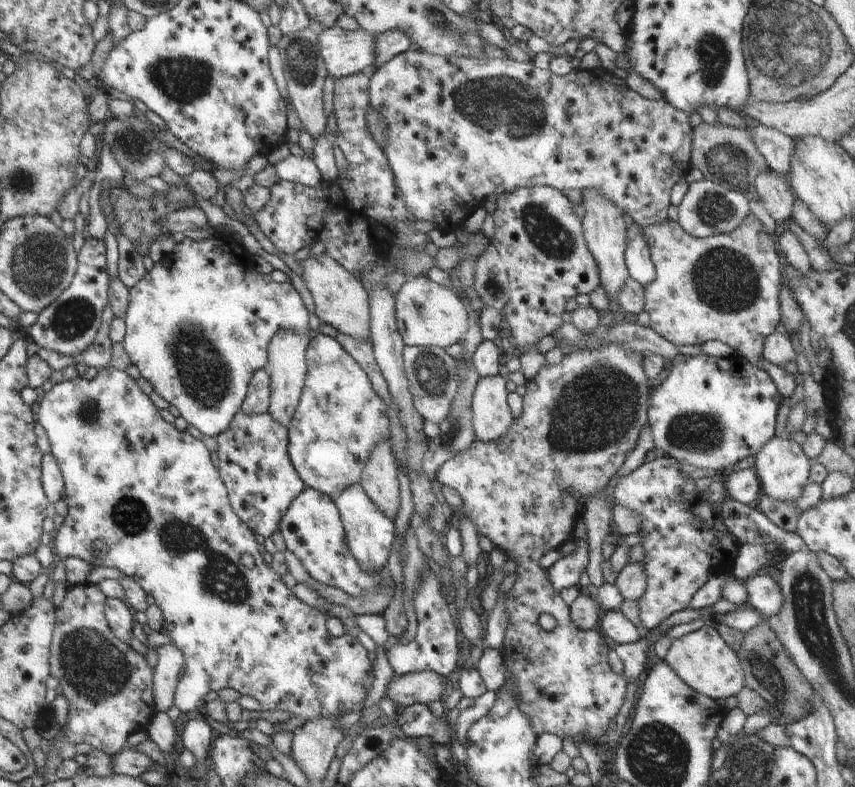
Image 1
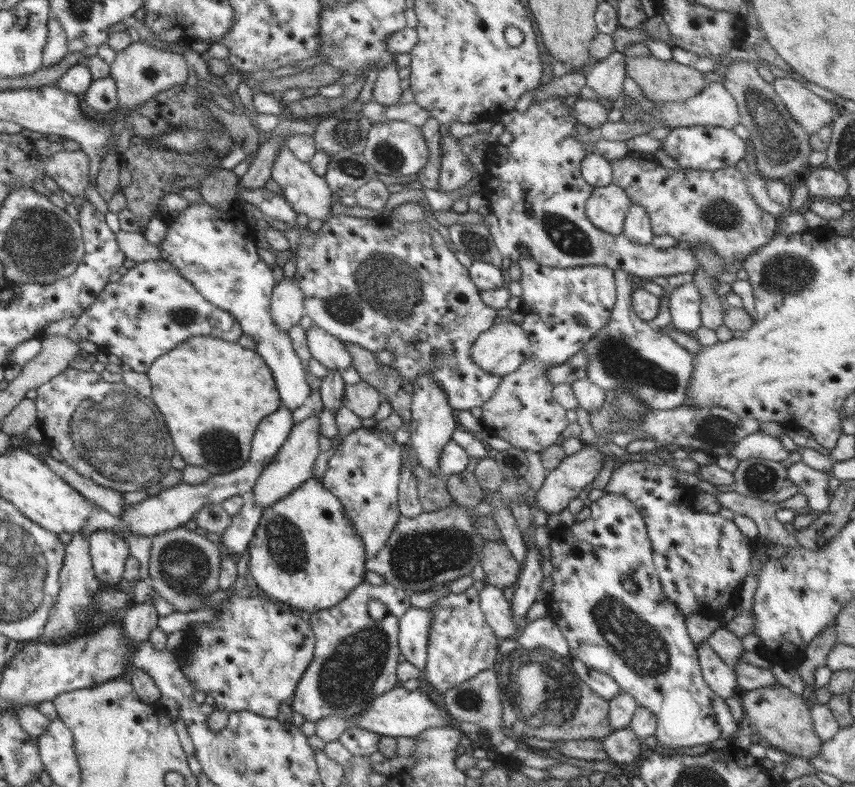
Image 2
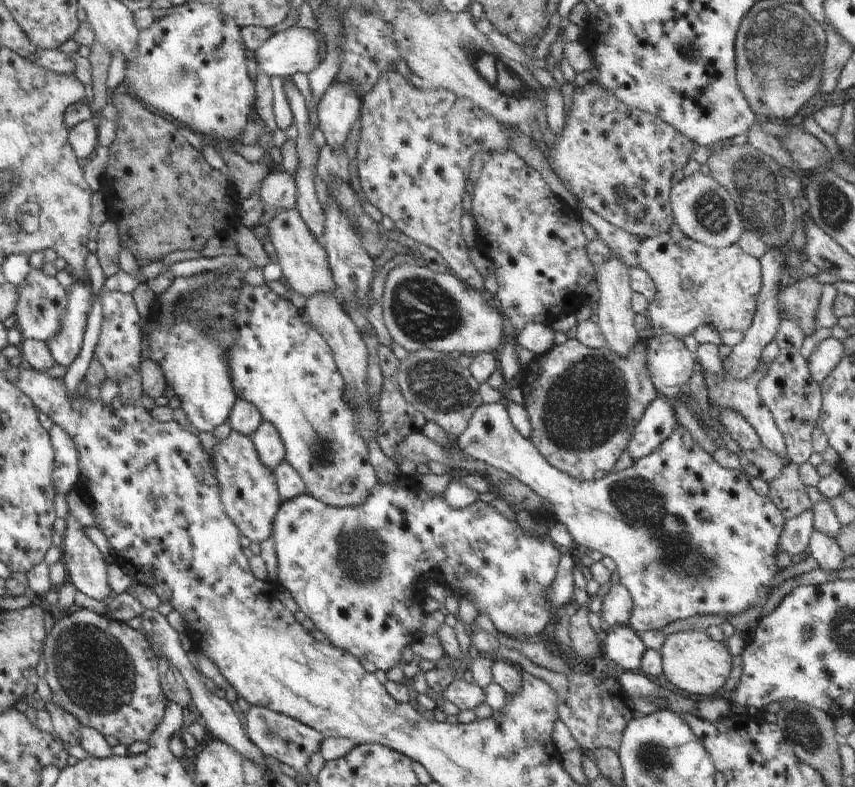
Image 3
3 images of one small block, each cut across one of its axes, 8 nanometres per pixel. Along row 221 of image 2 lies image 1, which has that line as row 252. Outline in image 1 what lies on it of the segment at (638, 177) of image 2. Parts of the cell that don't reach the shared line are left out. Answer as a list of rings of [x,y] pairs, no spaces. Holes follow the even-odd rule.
[[[748,214],[748,216],[742,220],[742,224],[728,234],[711,236],[705,239],[697,239],[689,234],[686,234],[680,224],[668,219],[666,222],[662,222],[662,224],[642,227],[642,236],[646,238],[646,244],[648,244],[651,254],[651,261],[653,262],[656,271],[654,280],[652,280],[650,284],[646,284],[646,286],[644,286],[644,310],[648,312],[648,316],[650,316],[649,328],[654,330],[656,334],[664,337],[667,341],[675,344],[677,347],[682,346],[682,344],[693,344],[700,346],[700,344],[704,344],[706,341],[723,342],[724,344],[730,346],[730,348],[733,348],[738,356],[742,356],[747,359],[752,366],[756,366],[758,370],[764,370],[762,361],[764,360],[763,346],[766,337],[770,336],[770,334],[776,330],[776,326],[778,326],[778,323],[782,318],[782,314],[780,314],[779,297],[782,264],[781,258],[777,254],[775,238],[770,238],[770,236],[762,230],[760,220],[756,220],[754,216]]]

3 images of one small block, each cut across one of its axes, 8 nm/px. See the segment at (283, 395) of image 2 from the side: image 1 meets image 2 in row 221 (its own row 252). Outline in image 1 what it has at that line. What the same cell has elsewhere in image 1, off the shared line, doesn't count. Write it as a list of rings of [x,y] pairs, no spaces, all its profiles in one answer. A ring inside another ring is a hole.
[[[211,234],[202,240],[192,240],[184,238],[180,241],[170,254],[164,256],[164,260],[156,262],[151,270],[146,271],[143,279],[141,279],[133,287],[129,288],[129,303],[127,306],[126,316],[126,334],[122,346],[126,354],[130,357],[131,364],[138,368],[141,377],[144,377],[154,387],[154,392],[166,402],[176,407],[180,412],[180,416],[195,426],[205,436],[218,436],[228,428],[234,415],[240,411],[240,407],[246,398],[247,388],[250,384],[250,379],[256,370],[268,367],[267,348],[270,344],[272,336],[278,330],[286,328],[290,332],[298,332],[302,336],[302,332],[308,332],[310,325],[310,315],[308,310],[302,303],[302,298],[294,289],[292,283],[288,281],[277,283],[275,281],[265,282],[260,272],[256,270],[255,257],[250,255],[239,256],[229,248],[229,239],[218,234]]]

